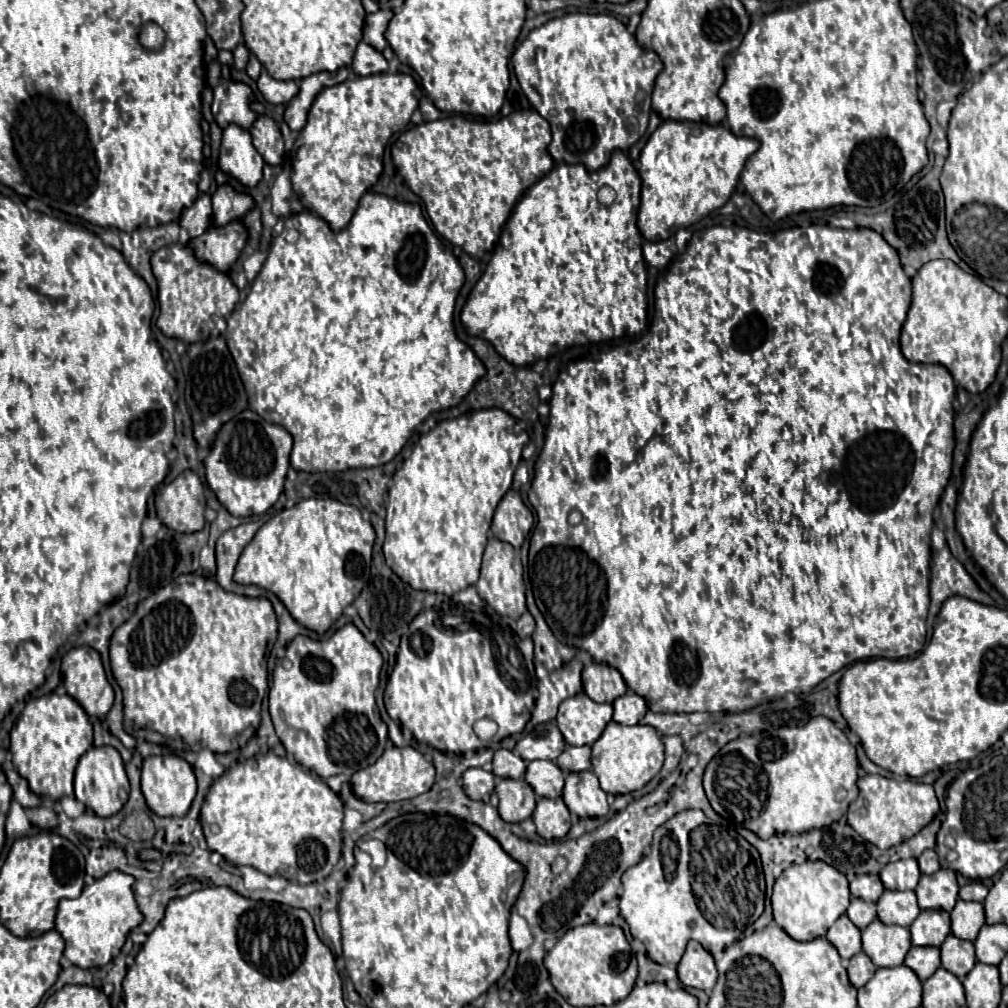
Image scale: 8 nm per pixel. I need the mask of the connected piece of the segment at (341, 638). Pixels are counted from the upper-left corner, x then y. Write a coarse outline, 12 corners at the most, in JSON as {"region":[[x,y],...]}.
{"region":[[352,623],[286,647],[270,715],[322,779],[376,763],[380,651]]}

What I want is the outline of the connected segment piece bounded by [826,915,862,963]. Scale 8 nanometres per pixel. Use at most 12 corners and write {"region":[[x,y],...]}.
{"region":[[842,915],[826,939],[846,963],[862,951],[860,929]]}

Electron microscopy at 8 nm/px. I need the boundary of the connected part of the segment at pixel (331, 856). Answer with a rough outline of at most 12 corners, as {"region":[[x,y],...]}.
{"region":[[258,753],[214,779],[210,851],[322,881],[342,851],[340,797]]}

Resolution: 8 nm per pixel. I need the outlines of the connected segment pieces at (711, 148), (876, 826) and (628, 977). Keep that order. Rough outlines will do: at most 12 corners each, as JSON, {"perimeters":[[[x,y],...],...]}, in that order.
{"perimeters":[[[664,121],[640,153],[638,229],[722,207],[758,141]],[[858,781],[848,825],[878,849],[922,831],[940,809],[932,785]],[[614,925],[570,929],[544,957],[574,1007],[614,1005],[636,957]]]}

